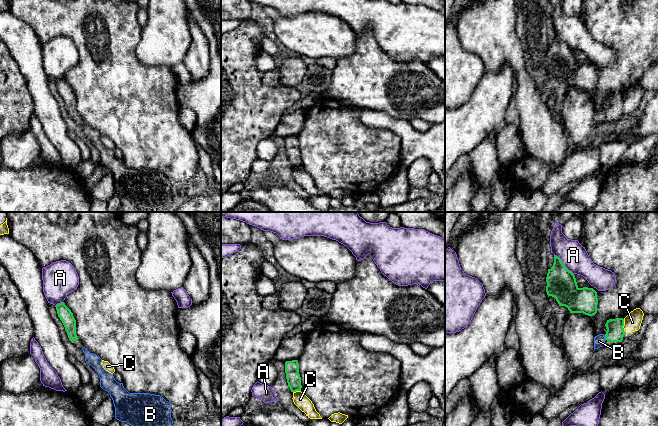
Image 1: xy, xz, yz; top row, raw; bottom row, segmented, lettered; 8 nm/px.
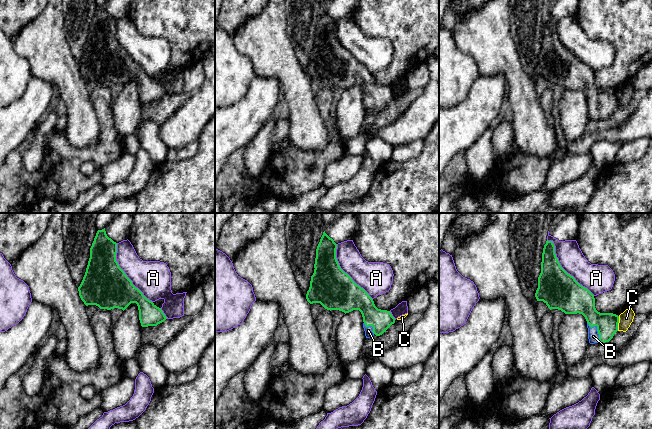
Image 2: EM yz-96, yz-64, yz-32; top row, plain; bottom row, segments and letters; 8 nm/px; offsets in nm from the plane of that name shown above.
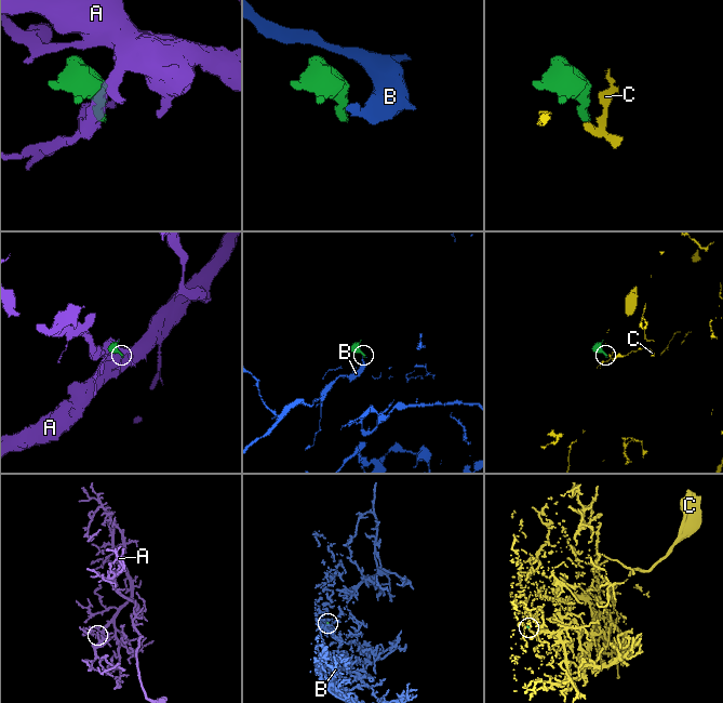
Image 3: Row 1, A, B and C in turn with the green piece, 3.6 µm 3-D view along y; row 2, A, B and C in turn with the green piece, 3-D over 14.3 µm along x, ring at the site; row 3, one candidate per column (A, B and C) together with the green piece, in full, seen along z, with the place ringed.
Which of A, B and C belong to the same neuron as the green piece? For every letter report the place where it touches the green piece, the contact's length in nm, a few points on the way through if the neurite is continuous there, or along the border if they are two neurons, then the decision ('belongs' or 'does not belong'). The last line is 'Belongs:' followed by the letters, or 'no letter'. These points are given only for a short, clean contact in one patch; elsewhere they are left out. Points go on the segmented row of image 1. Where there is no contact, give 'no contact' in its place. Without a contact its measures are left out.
A: contact yz (563, 264); length 220 nm; does not belong
B: contact yz (605, 338); length 50 nm; way yz (615, 332), (605, 338), (599, 341); belongs
C: contact yz (623, 325); length 110 nm; border yz (623, 319), (623, 329), (626, 332); does not belong
Belongs: B

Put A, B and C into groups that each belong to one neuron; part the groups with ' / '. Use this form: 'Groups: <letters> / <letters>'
Groups: A / B / C

